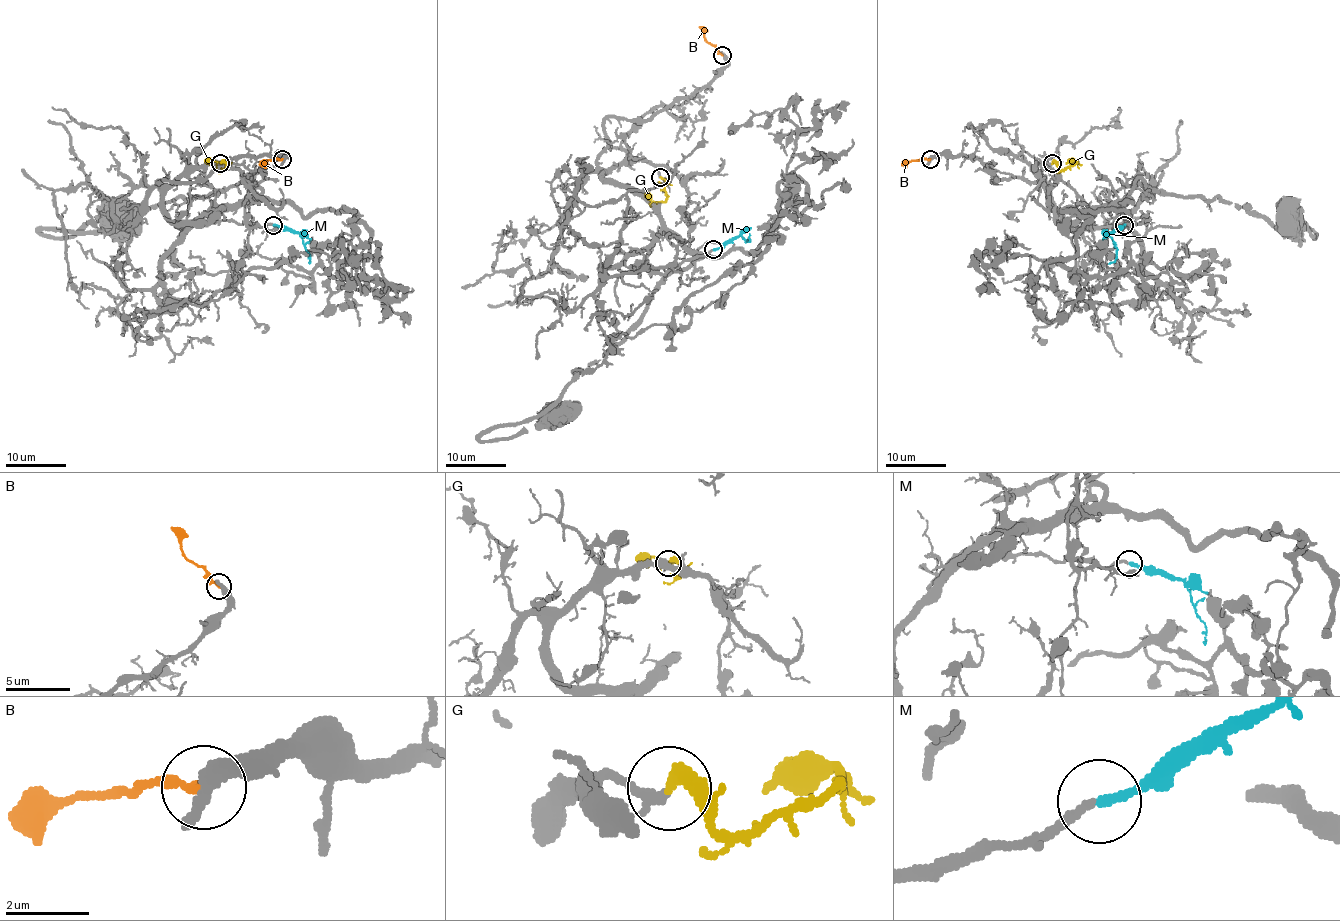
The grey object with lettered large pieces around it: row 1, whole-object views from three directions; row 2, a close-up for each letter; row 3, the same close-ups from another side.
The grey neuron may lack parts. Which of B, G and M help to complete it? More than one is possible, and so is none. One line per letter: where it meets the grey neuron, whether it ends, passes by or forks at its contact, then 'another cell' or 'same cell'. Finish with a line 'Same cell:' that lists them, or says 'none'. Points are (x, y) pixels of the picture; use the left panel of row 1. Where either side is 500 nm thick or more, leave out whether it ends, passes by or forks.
B: contact (282, 159); it ends; another cell
G: contact (220, 163); it ends; same cell
M: contact (273, 225); it ends; same cell
Same cell: G, M

